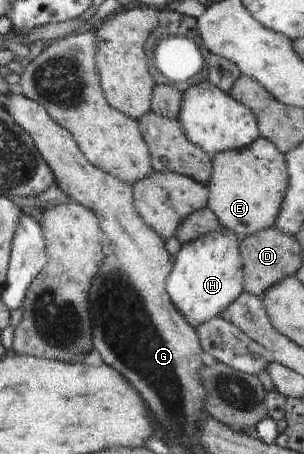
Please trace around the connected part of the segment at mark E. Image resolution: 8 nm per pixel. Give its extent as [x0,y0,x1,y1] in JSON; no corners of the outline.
[207,136,288,242]

